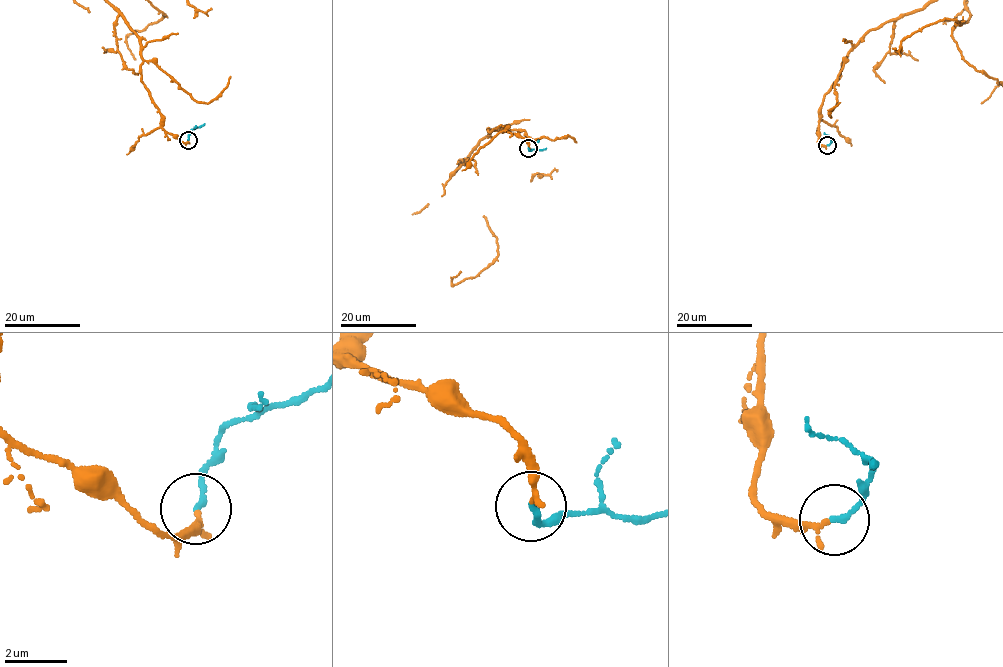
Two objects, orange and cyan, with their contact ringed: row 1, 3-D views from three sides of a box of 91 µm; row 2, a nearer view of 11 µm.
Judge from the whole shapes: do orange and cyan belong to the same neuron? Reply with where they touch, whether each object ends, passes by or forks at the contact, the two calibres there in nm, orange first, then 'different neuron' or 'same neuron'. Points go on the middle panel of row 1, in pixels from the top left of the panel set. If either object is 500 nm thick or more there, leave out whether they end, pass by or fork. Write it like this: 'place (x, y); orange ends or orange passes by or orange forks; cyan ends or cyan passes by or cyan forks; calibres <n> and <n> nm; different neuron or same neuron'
place (528, 148); orange ends; cyan ends; calibres 200 and 190 nm; same neuron

